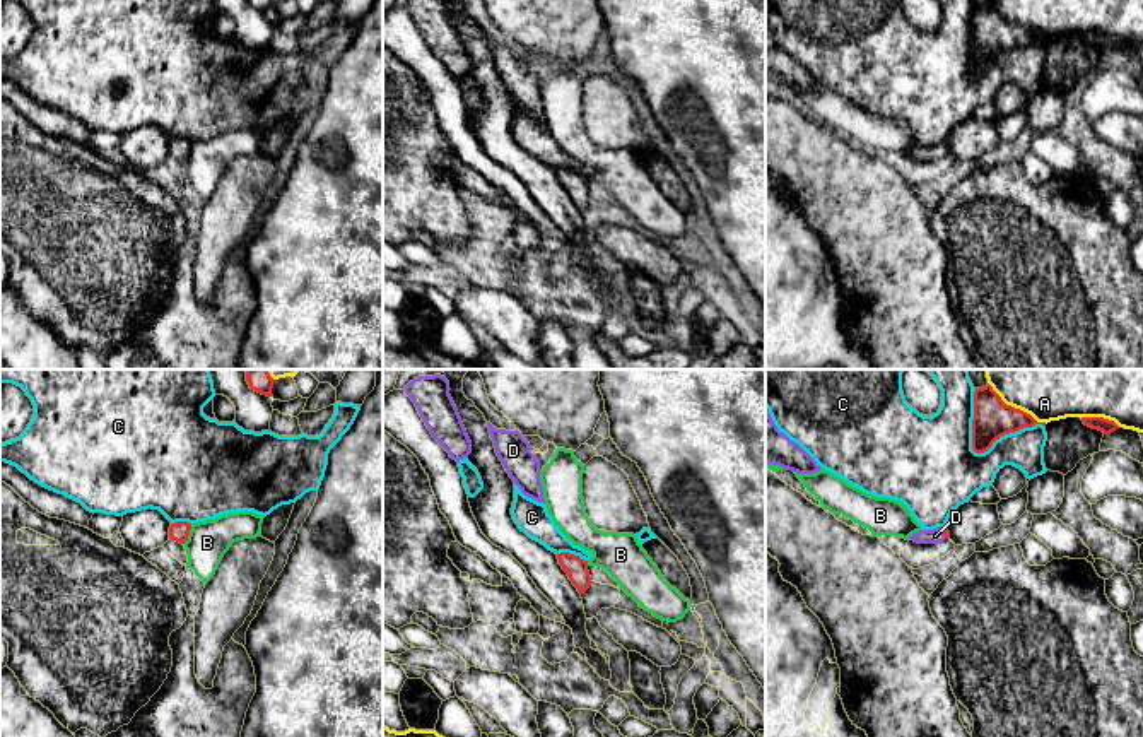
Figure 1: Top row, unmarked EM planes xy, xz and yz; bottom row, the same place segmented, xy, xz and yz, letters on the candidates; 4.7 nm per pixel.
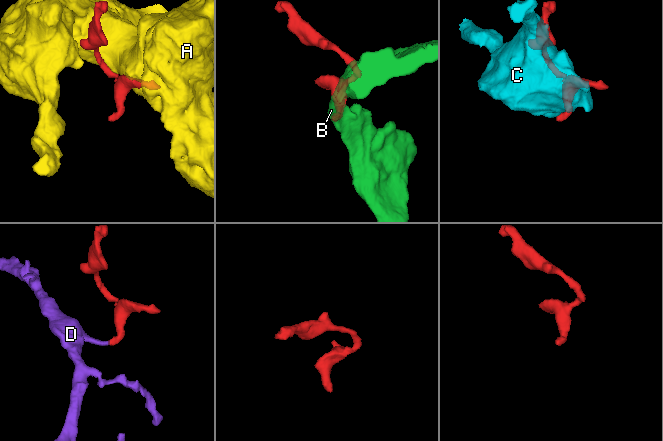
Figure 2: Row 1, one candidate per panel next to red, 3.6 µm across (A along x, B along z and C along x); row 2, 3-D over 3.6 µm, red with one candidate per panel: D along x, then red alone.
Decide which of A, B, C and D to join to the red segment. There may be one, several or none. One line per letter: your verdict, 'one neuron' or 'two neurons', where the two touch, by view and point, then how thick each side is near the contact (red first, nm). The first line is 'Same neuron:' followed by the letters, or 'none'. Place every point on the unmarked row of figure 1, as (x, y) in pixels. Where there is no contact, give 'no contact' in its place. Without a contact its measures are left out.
Same neuron: D
A: two neurons; meets red in yz at (1017, 26); 180 nm thick on the red side, 180 nm on the other
B: two neurons; meets red in xy at (187, 153); 90 nm thick on the red side, 190 nm on the other
C: two neurons; meets red in yz at (979, 69); 180 nm thick on the red side, 440 nm on the other
D: one neuron; meets red in yz at (945, 149); 30 nm thick on the red side, 70 nm on the other

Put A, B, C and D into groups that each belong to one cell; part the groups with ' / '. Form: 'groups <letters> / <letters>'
groups A / B / C / D

